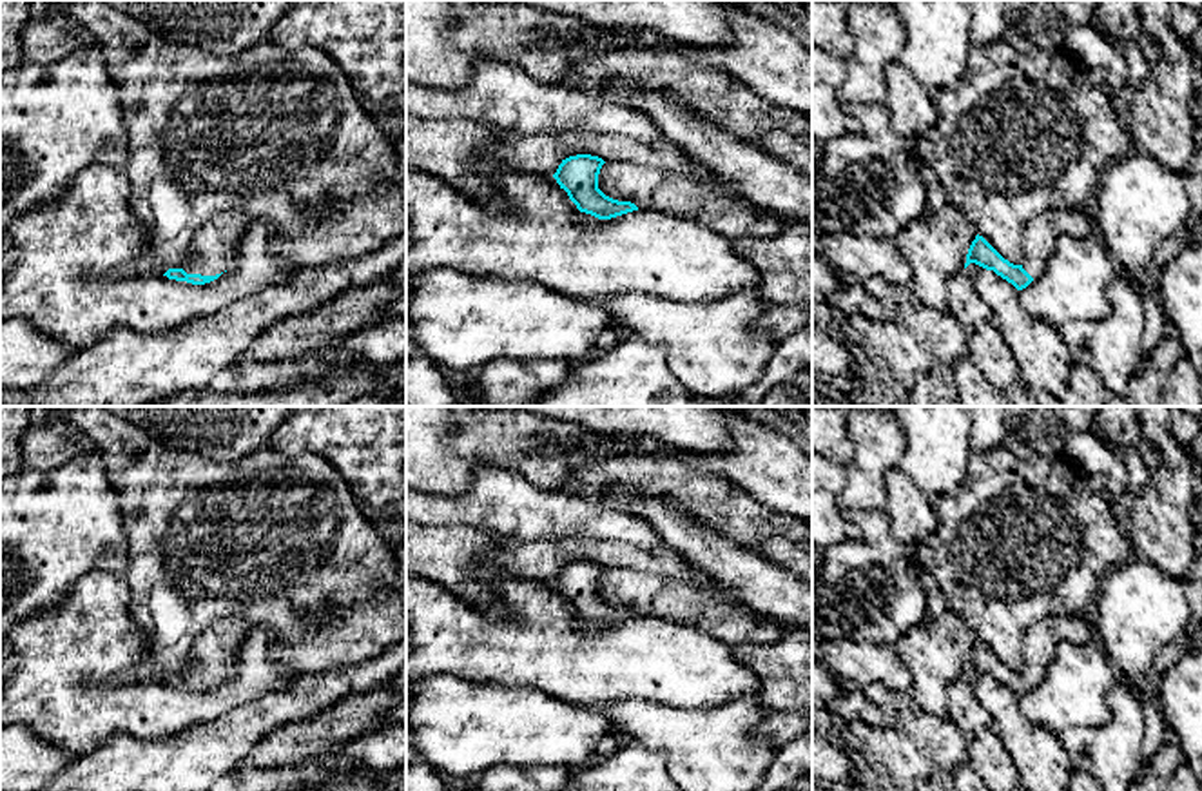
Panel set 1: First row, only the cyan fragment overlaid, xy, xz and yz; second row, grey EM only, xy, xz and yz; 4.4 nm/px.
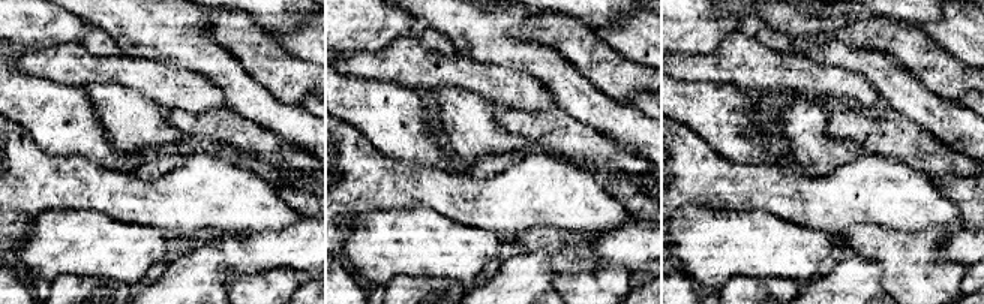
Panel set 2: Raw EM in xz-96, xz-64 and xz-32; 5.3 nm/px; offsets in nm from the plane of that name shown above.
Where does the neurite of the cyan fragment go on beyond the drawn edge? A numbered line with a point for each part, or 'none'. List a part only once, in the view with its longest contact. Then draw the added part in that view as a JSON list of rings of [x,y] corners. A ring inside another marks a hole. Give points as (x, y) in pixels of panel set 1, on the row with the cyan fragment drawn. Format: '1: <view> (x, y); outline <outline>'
1: xy (213, 251); outline [[[241,212],[218,214],[199,227],[192,239],[187,274],[216,276],[228,270],[248,220]]]

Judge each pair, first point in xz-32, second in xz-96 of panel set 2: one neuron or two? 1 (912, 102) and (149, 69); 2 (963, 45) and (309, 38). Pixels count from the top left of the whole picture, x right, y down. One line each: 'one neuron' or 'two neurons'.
1: two neurons
2: one neuron

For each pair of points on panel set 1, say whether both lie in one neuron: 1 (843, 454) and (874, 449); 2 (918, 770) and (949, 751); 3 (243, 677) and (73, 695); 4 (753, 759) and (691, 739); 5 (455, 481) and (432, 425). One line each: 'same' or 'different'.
1: different
2: different
3: same
4: same
5: same

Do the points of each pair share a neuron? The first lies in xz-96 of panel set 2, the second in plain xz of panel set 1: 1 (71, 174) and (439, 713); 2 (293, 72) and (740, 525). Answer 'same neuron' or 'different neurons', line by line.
1: different neurons
2: same neuron

